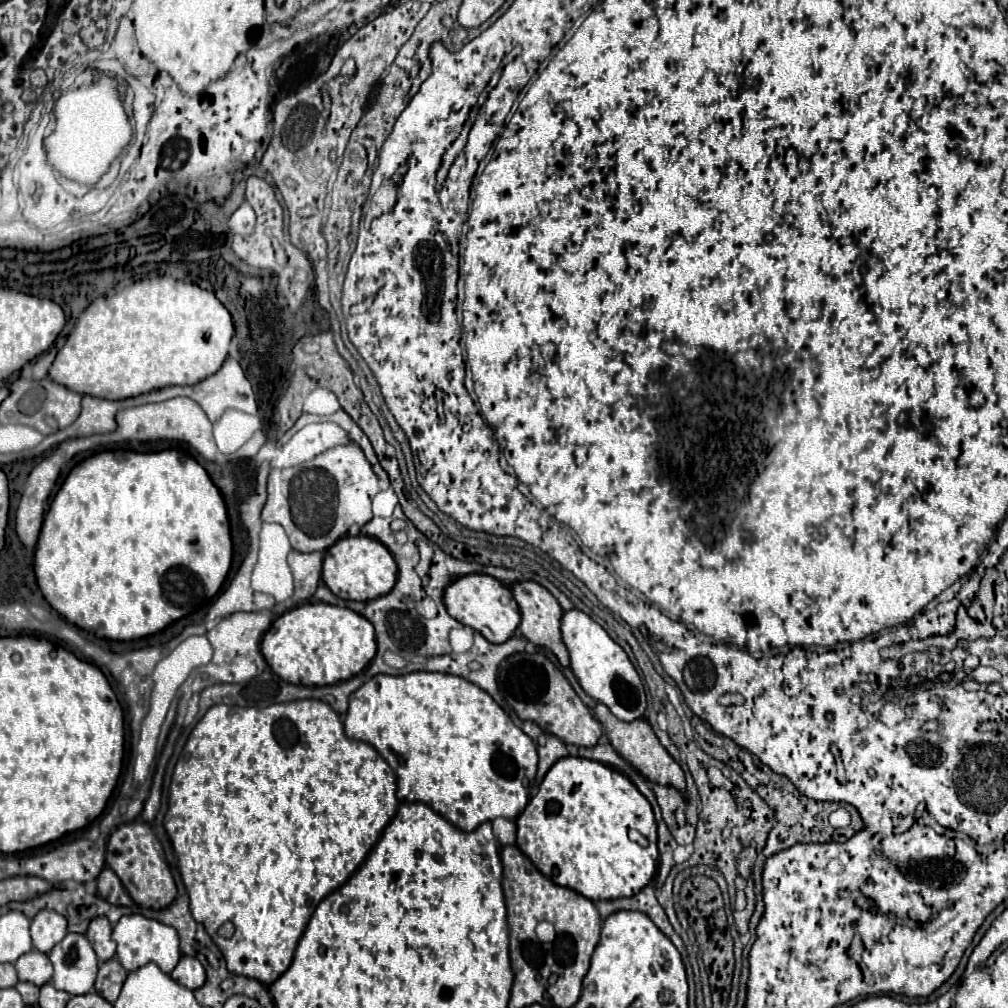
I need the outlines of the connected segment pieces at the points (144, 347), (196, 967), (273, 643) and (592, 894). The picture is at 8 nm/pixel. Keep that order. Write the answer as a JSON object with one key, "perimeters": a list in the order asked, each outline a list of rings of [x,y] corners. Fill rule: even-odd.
{"perimeters":[[[[166,276],[140,280],[116,292],[114,296],[96,298],[80,314],[74,332],[58,350],[50,366],[50,378],[62,386],[72,388],[78,394],[90,394],[106,400],[140,396],[166,386],[196,384],[198,380],[204,380],[206,376],[218,372],[218,368],[228,356],[232,336],[232,316],[224,308],[224,304],[214,296],[214,292],[204,290],[198,284]]],[[[182,956],[178,966],[170,972],[170,976],[174,980],[178,980],[178,984],[182,984],[182,986],[186,986],[190,990],[200,988],[206,982],[204,966],[200,964],[198,958],[192,958],[192,956]]],[[[308,602],[278,616],[262,638],[268,666],[286,682],[326,686],[360,674],[376,654],[374,626],[358,612],[324,602]]],[[[576,756],[560,758],[548,770],[538,788],[538,794],[516,818],[516,824],[516,844],[536,864],[536,868],[552,882],[572,888],[592,902],[634,896],[654,878],[658,864],[658,846],[652,806],[622,772],[602,762]],[[630,830],[638,830],[648,840],[648,846],[640,846],[638,842],[630,840]]]]}

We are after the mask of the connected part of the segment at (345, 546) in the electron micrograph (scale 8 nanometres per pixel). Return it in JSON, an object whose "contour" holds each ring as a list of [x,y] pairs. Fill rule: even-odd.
{"contour":[[[358,534],[358,536],[344,536],[334,546],[326,550],[324,564],[322,564],[322,580],[342,600],[372,600],[384,596],[392,590],[396,582],[396,562],[390,550],[378,542],[376,538]]]}

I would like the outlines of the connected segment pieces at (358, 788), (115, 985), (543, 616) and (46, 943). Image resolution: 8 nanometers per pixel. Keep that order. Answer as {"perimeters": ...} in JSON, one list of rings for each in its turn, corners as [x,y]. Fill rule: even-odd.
{"perimeters":[[[[294,700],[294,702],[272,704],[266,708],[230,708],[226,704],[216,704],[208,708],[208,712],[194,726],[184,746],[184,756],[178,760],[174,768],[174,776],[170,784],[170,806],[164,816],[164,828],[172,840],[174,852],[178,856],[178,868],[188,888],[190,912],[196,922],[204,924],[210,938],[222,950],[230,972],[250,976],[262,984],[272,984],[290,966],[294,948],[314,908],[320,904],[322,898],[326,898],[334,888],[342,886],[358,870],[362,860],[366,860],[366,856],[370,854],[370,848],[374,848],[374,844],[378,842],[382,828],[386,828],[386,824],[394,818],[396,810],[398,810],[398,798],[396,798],[394,770],[386,764],[386,760],[382,760],[382,756],[378,756],[374,748],[370,748],[360,740],[348,738],[344,734],[340,716],[326,702]],[[226,922],[234,924],[234,934],[230,938],[220,938],[218,930]]],[[[110,958],[108,962],[100,964],[98,970],[98,978],[94,984],[94,990],[104,996],[108,1002],[114,1002],[122,990],[122,984],[126,980],[126,970],[122,968],[122,964],[116,958]]],[[[522,580],[522,582],[514,582],[512,584],[512,594],[518,602],[520,608],[520,626],[518,630],[522,632],[522,636],[526,636],[532,644],[536,646],[544,646],[548,650],[552,650],[558,658],[558,662],[568,668],[570,660],[568,660],[568,650],[562,642],[562,634],[560,634],[560,618],[564,614],[564,610],[560,608],[560,604],[556,602],[556,598],[538,582],[534,580]]],[[[40,910],[30,924],[34,948],[40,952],[50,952],[54,944],[58,944],[66,936],[68,922],[62,914],[54,910]]]]}

